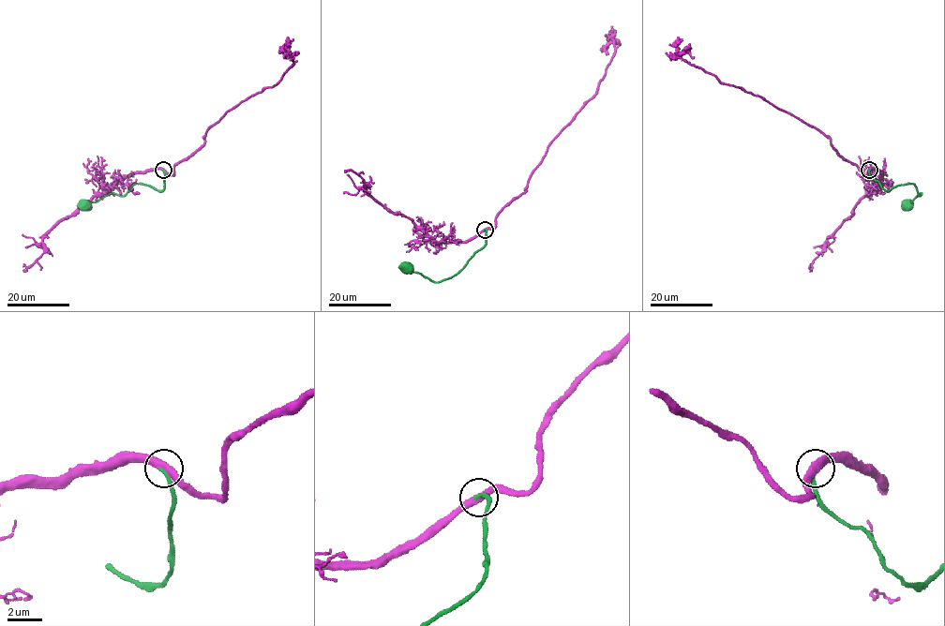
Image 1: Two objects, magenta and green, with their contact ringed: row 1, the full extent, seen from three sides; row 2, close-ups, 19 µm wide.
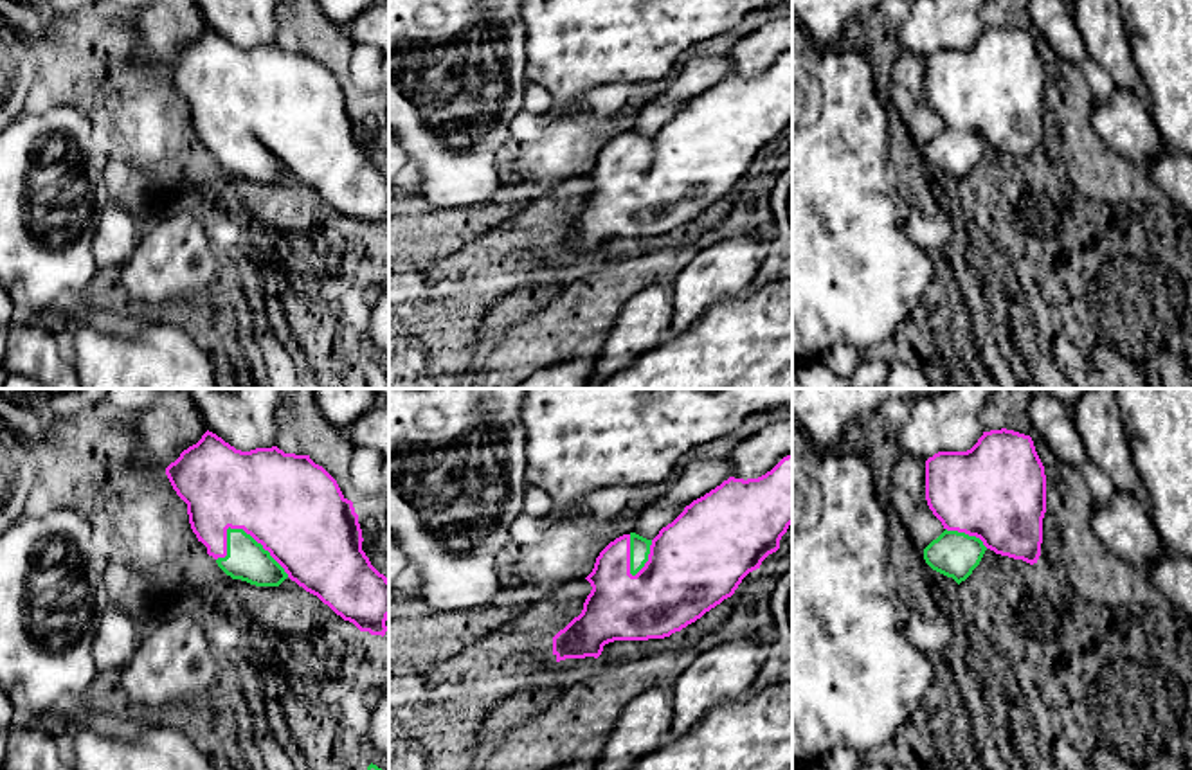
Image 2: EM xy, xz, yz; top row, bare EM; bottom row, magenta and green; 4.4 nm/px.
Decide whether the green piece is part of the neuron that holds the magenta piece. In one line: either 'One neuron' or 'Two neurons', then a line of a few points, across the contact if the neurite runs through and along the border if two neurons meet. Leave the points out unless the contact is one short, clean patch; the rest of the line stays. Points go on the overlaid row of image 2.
One neuron

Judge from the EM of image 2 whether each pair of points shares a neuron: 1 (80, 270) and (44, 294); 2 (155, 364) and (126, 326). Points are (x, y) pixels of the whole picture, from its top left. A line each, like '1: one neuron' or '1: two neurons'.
1: one neuron
2: two neurons

